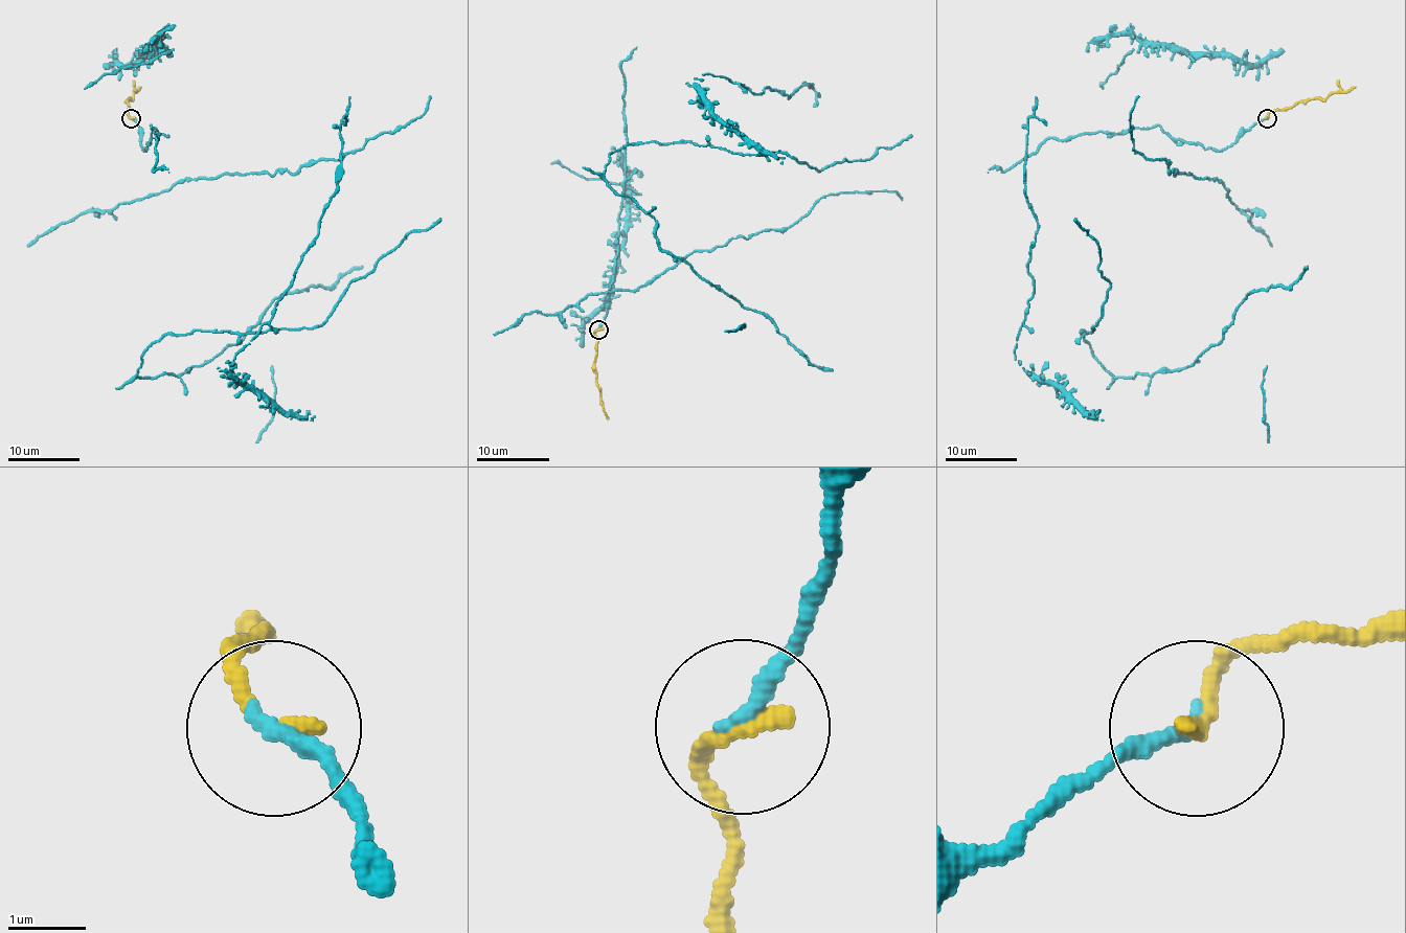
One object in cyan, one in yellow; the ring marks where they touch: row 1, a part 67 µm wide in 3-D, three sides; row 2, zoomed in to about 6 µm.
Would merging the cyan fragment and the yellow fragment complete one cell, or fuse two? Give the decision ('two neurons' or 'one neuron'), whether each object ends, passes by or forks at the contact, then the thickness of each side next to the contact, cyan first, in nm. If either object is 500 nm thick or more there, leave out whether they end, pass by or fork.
one neuron; cyan ends; yellow ends; calibres 220 and 240 nm

